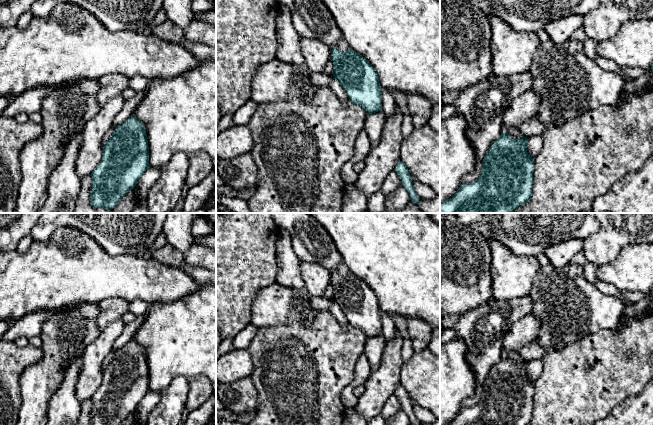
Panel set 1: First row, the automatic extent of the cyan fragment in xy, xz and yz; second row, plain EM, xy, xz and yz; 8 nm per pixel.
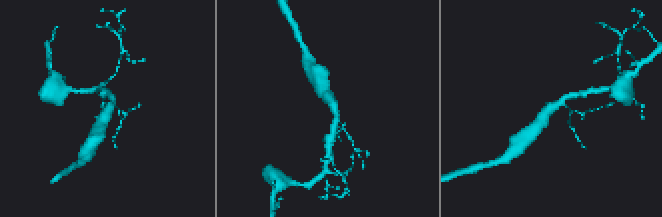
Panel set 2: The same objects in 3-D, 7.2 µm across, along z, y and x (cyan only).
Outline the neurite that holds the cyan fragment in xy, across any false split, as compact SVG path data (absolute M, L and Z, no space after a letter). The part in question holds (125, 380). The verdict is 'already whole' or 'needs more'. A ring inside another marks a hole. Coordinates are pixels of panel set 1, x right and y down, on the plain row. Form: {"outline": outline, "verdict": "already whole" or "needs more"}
{"outline": "M135 338L115 351L114 357L102 372L102 383L90 398L90 425L120 425L149 391L149 371L146 352Z", "verdict": "already whole"}

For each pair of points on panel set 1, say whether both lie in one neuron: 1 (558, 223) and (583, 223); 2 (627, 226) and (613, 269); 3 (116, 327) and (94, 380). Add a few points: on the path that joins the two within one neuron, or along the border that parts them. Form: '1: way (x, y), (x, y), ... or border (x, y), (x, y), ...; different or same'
1: way (564, 223), (577, 223); same
2: border (637, 243), (626, 244), (611, 261), (598, 267); different
3: way (105, 340), (94, 354), (94, 367); same

